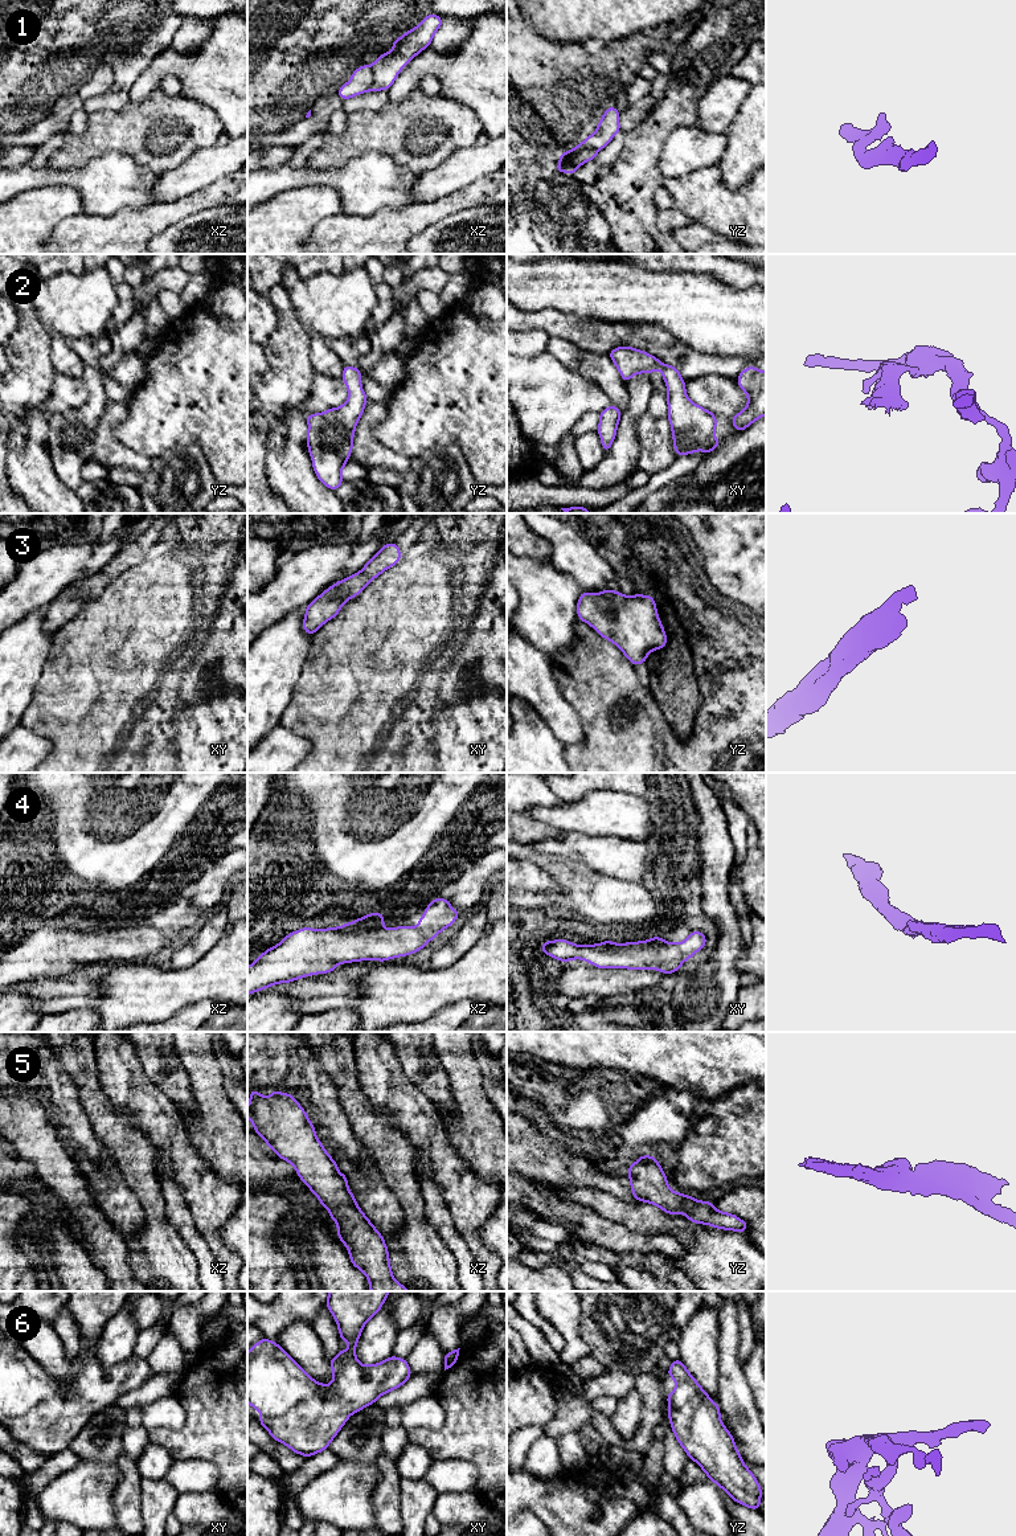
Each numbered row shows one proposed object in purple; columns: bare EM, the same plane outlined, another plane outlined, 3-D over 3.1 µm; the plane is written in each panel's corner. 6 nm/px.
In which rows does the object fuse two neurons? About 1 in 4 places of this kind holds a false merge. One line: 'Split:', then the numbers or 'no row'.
Split: 1

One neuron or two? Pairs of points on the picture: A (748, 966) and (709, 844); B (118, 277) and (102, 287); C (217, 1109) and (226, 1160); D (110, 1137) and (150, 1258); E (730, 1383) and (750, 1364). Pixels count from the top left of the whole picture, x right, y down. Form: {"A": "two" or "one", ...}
{"A": "two", "B": "two", "C": "one", "D": "one", "E": "two"}

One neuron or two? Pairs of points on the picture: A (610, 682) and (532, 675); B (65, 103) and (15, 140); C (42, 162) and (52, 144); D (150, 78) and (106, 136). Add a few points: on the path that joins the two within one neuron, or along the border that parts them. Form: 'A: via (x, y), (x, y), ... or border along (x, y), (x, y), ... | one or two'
A: border along (548, 658), (558, 688), (569, 703) | two
B: via (56, 117), (40, 132), (28, 138) | one
C: via (42, 158), (48, 148) | one
D: border along (159, 87), (139, 102), (130, 101) | two

